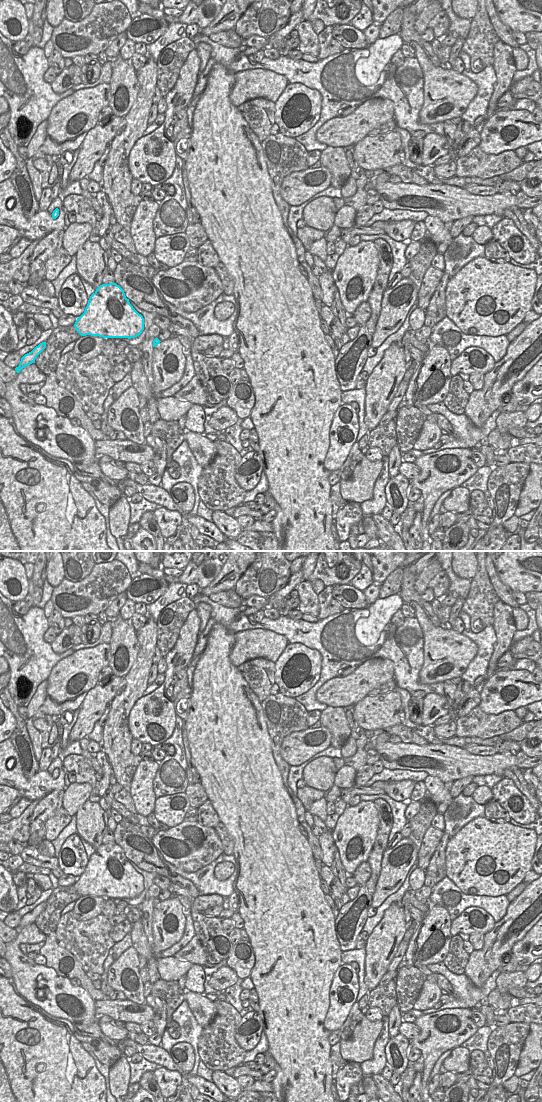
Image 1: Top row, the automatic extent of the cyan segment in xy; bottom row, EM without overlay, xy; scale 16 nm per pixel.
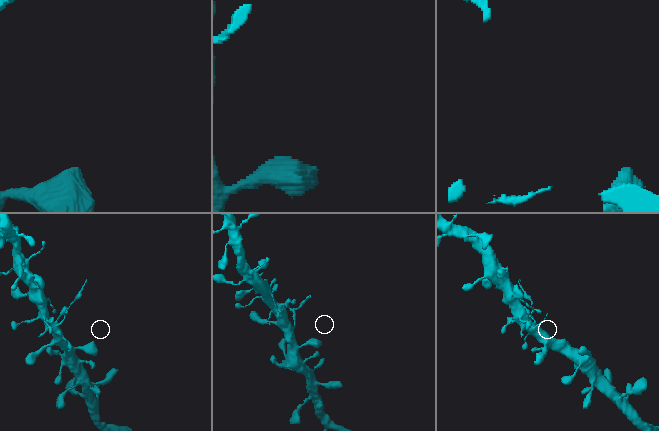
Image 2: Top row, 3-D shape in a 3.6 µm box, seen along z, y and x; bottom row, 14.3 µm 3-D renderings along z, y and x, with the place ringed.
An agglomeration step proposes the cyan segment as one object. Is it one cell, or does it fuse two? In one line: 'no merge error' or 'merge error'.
no merge error

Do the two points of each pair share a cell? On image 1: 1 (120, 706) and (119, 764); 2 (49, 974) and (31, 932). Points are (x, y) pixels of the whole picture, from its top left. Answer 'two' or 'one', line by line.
1: one
2: one

